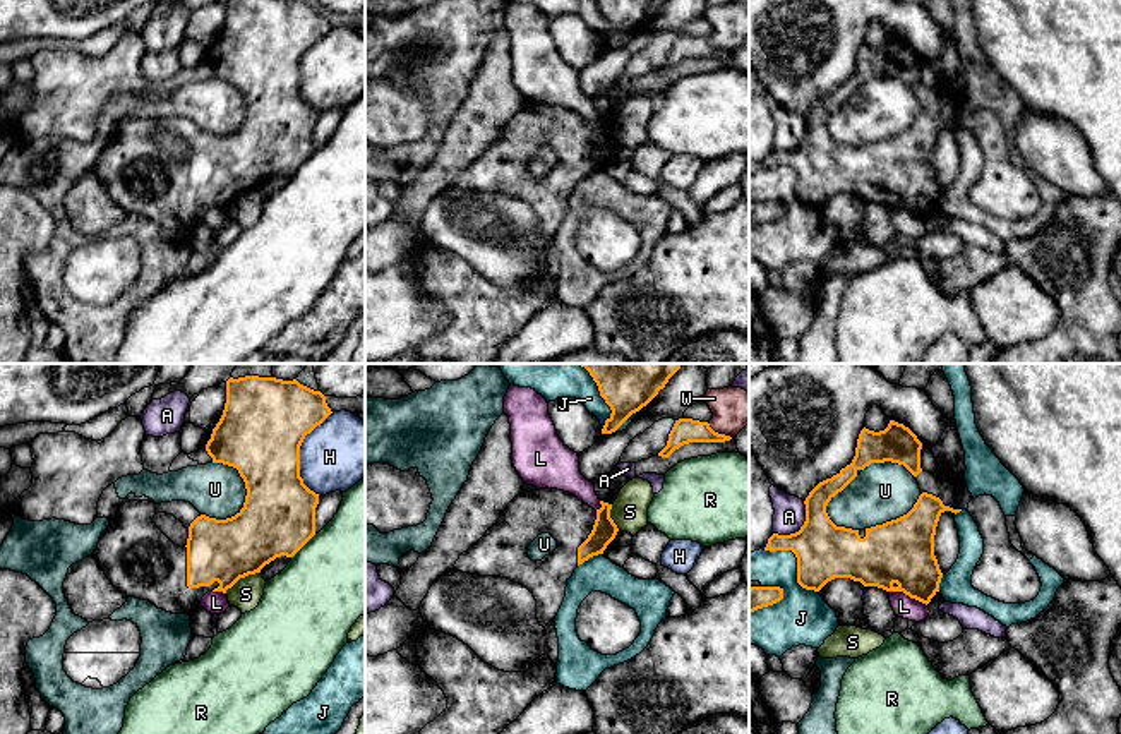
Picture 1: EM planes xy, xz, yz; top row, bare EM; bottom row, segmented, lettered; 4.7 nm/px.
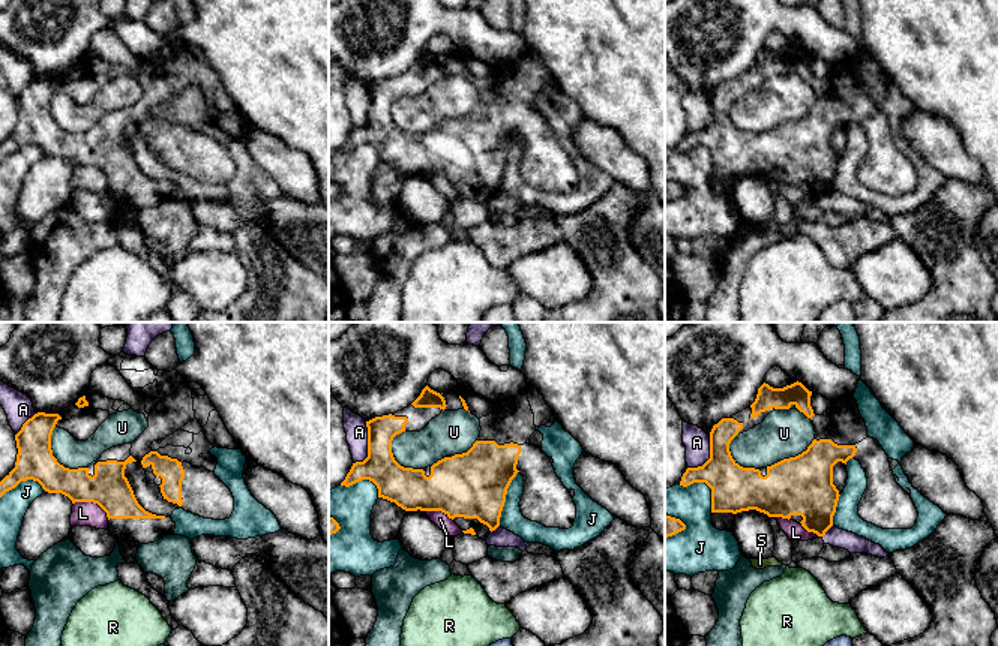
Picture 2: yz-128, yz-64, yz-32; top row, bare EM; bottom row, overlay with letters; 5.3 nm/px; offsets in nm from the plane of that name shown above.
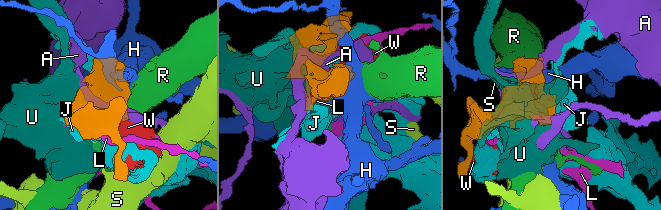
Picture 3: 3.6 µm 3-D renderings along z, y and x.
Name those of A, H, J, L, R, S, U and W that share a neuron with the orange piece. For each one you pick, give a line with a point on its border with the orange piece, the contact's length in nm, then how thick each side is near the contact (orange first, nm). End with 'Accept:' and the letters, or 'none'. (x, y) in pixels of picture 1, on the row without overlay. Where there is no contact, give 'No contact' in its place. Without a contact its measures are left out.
Accept: none

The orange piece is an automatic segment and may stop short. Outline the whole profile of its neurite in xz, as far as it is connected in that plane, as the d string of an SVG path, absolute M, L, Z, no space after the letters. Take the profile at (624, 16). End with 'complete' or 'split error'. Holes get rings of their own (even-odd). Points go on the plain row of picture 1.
M596 0L612 29L602 50L615 48L632 29L646 22L665 0Z | complete

